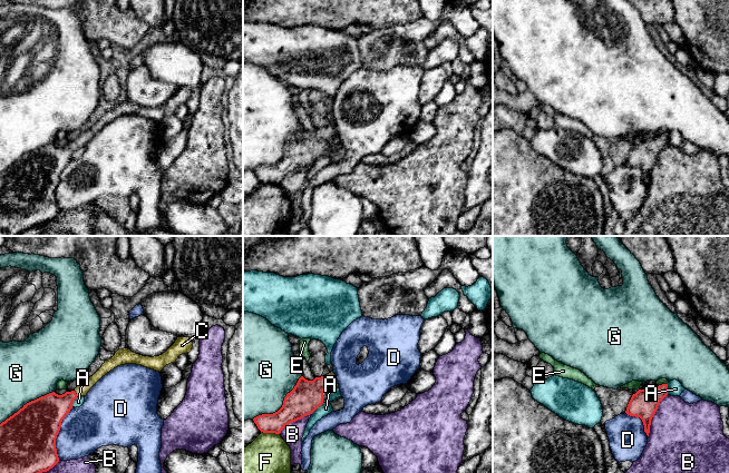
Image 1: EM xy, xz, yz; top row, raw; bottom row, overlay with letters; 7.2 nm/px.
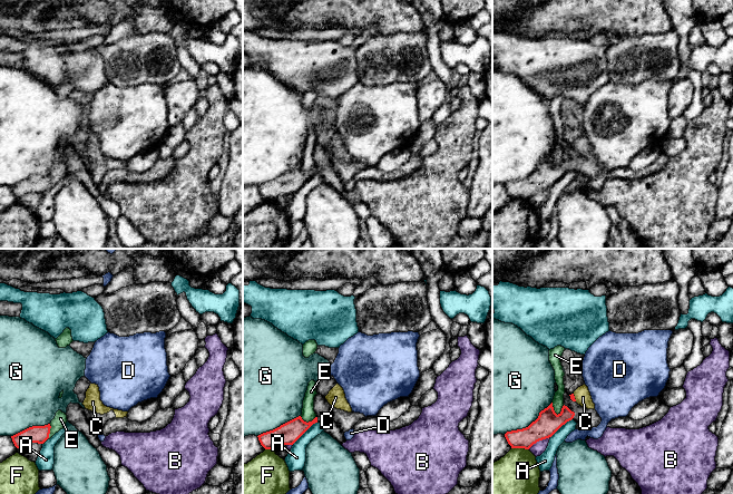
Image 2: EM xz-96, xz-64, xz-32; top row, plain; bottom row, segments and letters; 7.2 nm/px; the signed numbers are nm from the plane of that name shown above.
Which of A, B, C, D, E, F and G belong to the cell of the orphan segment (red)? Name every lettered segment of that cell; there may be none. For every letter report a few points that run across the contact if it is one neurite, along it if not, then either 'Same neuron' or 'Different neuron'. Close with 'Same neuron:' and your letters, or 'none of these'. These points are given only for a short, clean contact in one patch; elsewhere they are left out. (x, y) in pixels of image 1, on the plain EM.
A: Different neuron
B: Different neuron
C: Line: xz (307, 147), (319, 135), (326, 132), (331, 129). Same neuron
D: Different neuron
E: Line: yz (667, 134), (654, 138). Different neuron
F: Different neuron
G: Different neuron
Same neuron: C

